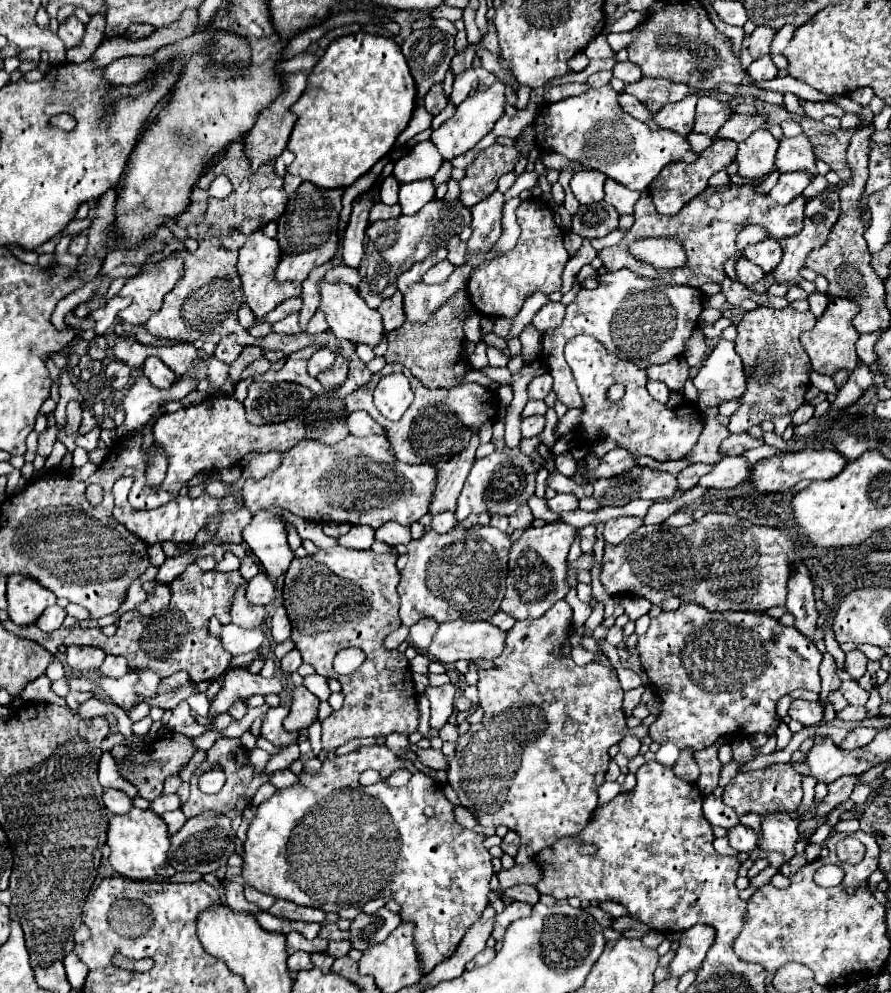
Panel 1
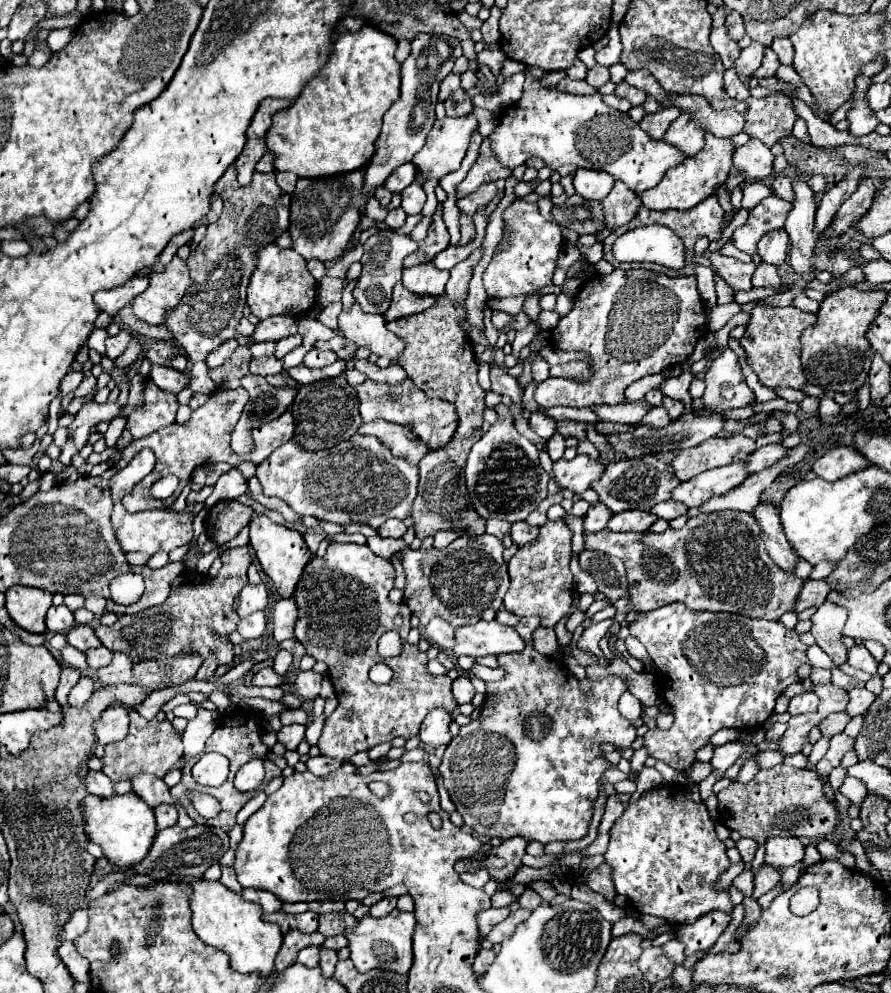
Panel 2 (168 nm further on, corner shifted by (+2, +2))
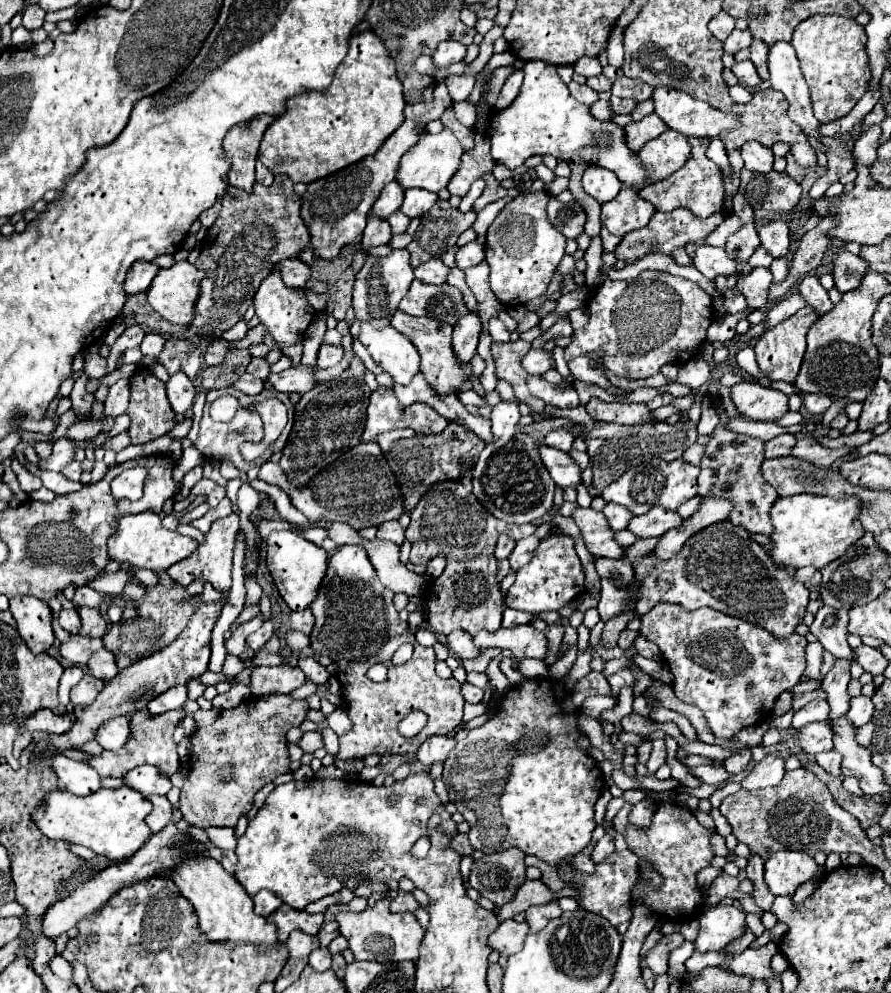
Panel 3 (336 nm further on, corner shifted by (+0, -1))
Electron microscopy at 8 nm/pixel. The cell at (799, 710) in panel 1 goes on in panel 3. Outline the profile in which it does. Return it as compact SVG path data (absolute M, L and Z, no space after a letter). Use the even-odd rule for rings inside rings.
M815 699L815 701L807 703L805 707L801 707L799 711L795 711L795 715L793 715L793 727L801 729L803 725L813 723L813 721L825 721L827 715L829 715L827 701L825 699Z

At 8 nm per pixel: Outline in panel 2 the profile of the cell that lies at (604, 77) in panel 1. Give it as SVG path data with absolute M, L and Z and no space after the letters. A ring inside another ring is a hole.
M593 66L589 72L587 72L587 78L585 78L591 86L595 86L595 88L599 88L599 86L603 86L607 80L609 80L609 68L605 68L605 66Z

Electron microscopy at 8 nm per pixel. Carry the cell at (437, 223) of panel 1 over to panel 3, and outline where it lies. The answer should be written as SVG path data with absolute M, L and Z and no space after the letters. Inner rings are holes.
M393 249L387 257L373 259L369 255L365 259L363 269L357 273L355 287L353 287L353 309L355 309L355 321L351 326L351 336L357 338L360 333L361 321L375 323L377 327L389 325L391 315L395 315L399 301L409 291L409 285L413 281L413 269L409 265L409 251L407 249Z

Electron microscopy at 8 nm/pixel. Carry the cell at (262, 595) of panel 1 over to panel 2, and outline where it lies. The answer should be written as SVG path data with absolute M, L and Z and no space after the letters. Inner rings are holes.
M247 584L243 590L241 590L241 604L239 604L239 610L237 614L241 618L257 612L257 610L265 610L269 602L269 596L267 596L267 588L265 584L259 584L259 586L253 586L253 584Z

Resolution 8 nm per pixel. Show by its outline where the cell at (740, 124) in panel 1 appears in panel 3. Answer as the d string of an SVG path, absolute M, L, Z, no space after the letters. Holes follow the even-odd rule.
M655 87L651 101L655 103L655 113L675 131L683 133L685 137L719 137L719 133L735 129L741 125L739 115L735 113L723 113L723 111L715 111L715 107L711 107L705 101L693 99L691 95L677 91L677 89L669 89L669 87Z

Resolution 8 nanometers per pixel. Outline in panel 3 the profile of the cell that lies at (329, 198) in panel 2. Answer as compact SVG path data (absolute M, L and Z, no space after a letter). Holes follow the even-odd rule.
M439 81L433 91L433 101L415 103L415 105L405 107L403 125L381 145L381 149L375 155L365 157L359 163L353 163L329 177L317 179L307 185L307 191L301 195L303 197L301 199L301 219L303 219L305 227L309 229L309 235L311 235L309 247L313 249L317 259L335 259L345 245L361 243L367 215L371 213L377 197L381 195L381 189L391 179L395 179L399 159L409 151L409 147L413 147L419 141L415 127L419 127L419 123L427 125L431 119L441 119L443 111L451 103L453 101L451 101L445 81Z

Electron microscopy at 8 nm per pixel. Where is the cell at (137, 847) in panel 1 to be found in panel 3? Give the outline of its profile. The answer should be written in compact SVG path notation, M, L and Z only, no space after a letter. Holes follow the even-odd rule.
M127 785L119 789L105 789L77 797L67 791L53 791L43 801L43 807L33 815L39 829L51 839L65 839L71 843L79 843L95 851L97 855L105 855L111 861L123 861L135 855L139 847L147 843L151 837L151 829L145 823L153 805L135 789Z

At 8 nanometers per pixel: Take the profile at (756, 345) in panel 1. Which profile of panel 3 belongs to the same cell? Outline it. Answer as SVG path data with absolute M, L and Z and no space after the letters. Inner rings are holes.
M803 307L803 311L797 311L795 315L791 315L789 319L781 321L775 327L769 327L755 343L755 355L757 355L757 365L761 369L761 373L769 379L769 381L787 381L787 383L795 383L795 377L799 373L801 361L803 361L803 353L805 353L805 335L809 331L809 327L819 319L819 315L815 313L813 307Z

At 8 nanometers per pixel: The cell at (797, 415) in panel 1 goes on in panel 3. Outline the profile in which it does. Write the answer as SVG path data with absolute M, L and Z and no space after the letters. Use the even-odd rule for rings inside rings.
M805 395L803 403L811 415L823 415L833 401L827 399L827 395Z

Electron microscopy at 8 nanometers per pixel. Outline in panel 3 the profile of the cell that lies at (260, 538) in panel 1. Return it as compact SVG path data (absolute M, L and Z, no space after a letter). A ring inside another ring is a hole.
M273 531L265 539L265 563L283 601L293 611L301 611L309 607L311 599L315 599L315 591L319 589L319 583L327 569L327 553L295 531Z

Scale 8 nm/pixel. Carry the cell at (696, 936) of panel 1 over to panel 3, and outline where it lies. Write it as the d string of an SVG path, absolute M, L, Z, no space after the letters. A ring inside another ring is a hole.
M711 905L697 917L697 921L699 935L695 939L695 949L701 953L725 949L745 931L745 913L733 905Z

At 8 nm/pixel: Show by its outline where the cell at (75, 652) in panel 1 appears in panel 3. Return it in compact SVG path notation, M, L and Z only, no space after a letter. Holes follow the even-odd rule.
M83 607L83 609L79 609L79 617L81 617L79 635L83 635L83 637L97 637L97 639L101 639L105 635L107 623L101 617L99 611L89 609L89 607Z

